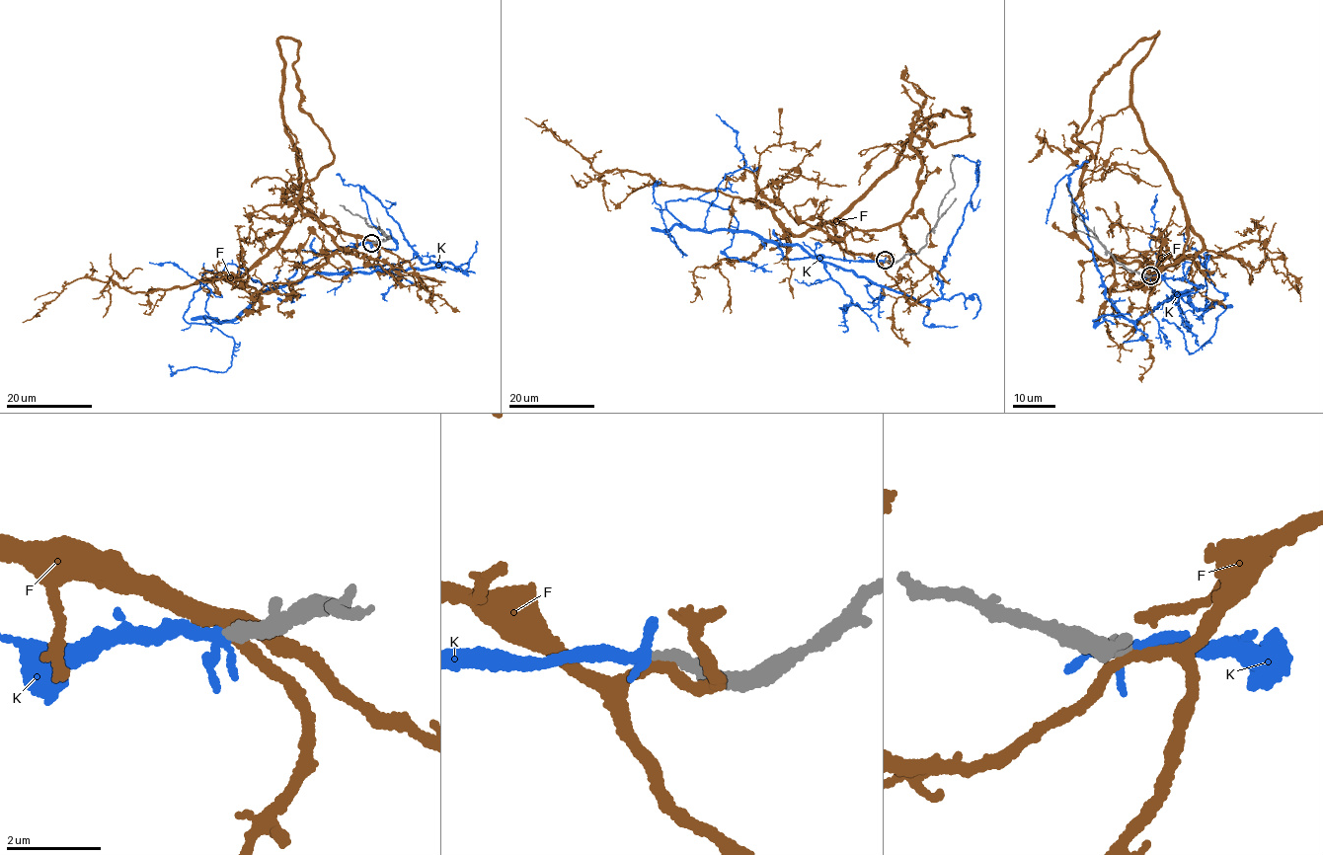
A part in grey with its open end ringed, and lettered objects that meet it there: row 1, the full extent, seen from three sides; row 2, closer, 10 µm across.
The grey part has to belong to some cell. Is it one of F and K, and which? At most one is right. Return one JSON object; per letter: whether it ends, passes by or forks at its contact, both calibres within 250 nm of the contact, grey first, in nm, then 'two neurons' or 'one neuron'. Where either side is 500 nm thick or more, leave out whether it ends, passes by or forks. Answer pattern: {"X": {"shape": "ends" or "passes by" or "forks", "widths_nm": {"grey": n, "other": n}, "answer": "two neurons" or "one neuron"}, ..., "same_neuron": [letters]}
{"F": {"shape": "passes by", "widths_nm": {"grey": 320, "other": 200}, "answer": "two neurons"}, "K": {"shape": "passes by", "widths_nm": {"grey": 300, "other": 220}, "answer": "one neuron"}, "same_neuron": ["K"]}

